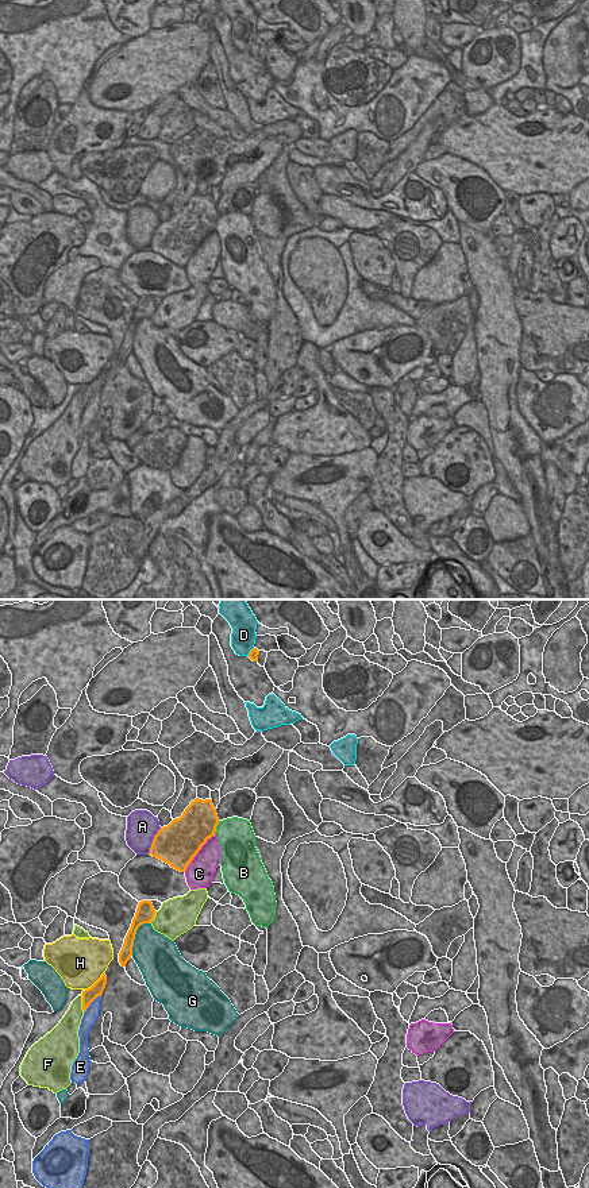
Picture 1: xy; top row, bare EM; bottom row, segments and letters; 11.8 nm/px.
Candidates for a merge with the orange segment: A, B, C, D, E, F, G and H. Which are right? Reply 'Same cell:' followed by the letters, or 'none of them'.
Same cell: none of them

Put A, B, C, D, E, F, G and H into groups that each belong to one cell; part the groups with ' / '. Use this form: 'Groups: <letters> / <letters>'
Groups: A / B / C / D / E / F / G / H

